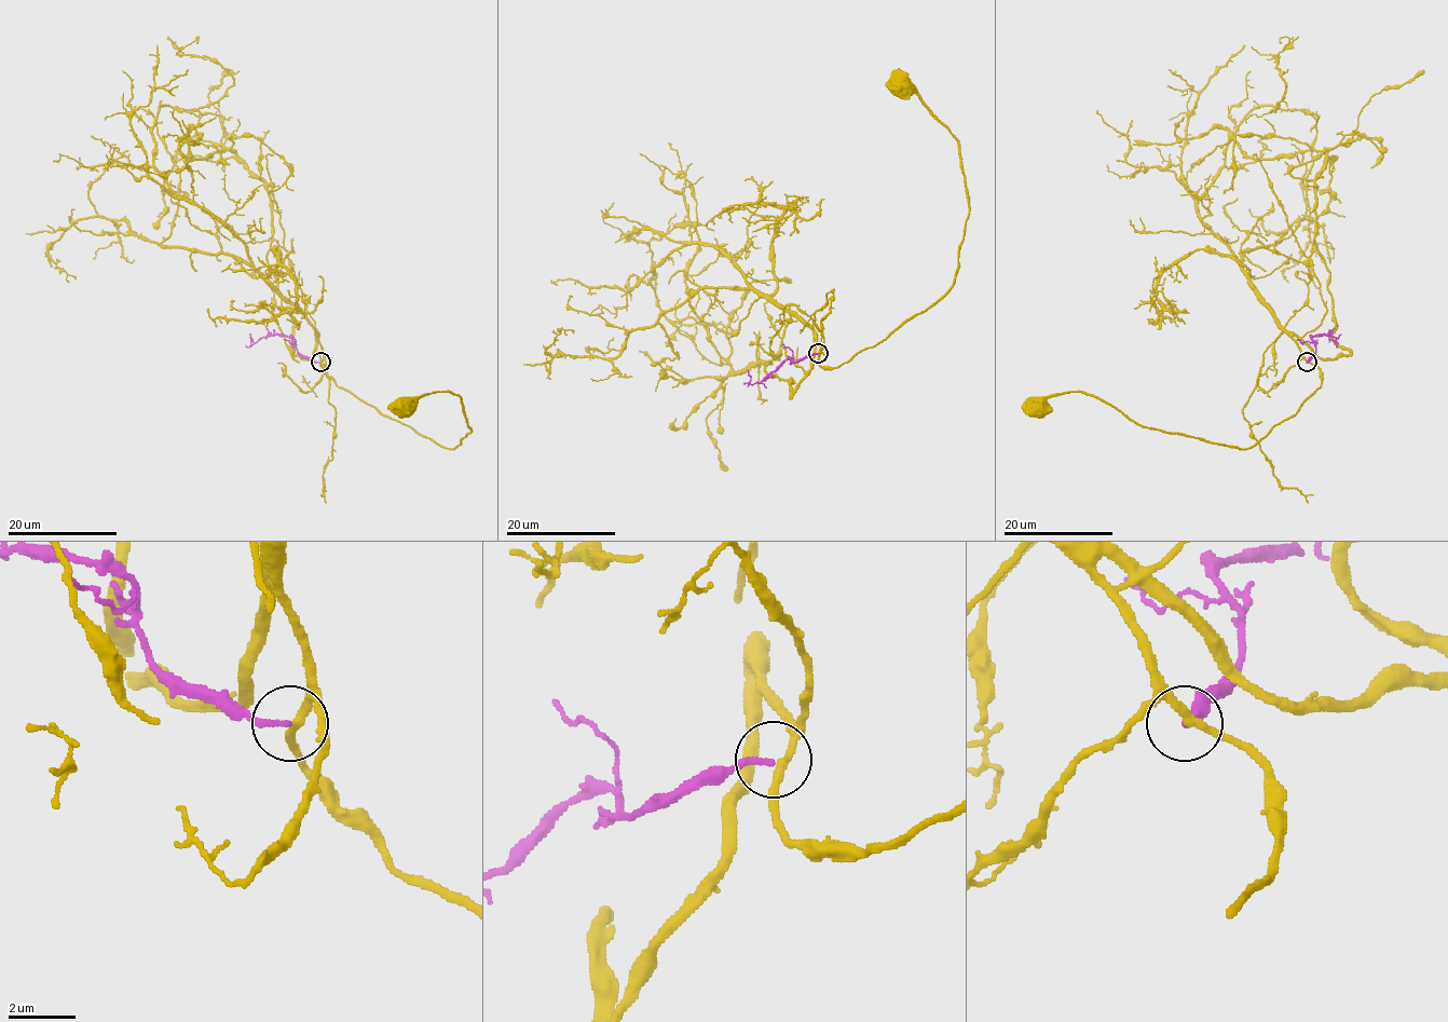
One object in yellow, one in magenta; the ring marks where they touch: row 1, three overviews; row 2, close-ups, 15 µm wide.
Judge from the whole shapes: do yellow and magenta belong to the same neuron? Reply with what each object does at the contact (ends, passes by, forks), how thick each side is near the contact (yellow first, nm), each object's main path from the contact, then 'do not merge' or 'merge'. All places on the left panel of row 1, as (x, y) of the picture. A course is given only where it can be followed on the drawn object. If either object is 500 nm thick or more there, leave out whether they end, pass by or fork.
yellow passes by | magenta ends | 200/170 nm | yellow via (320, 362), (336, 385), (445, 448), (453, 449), (470, 432), (462, 398), (449, 392), (421, 394), (403, 406) | magenta via (319, 362), (309, 360), (298, 352), (291, 337), (268, 335), (251, 342), (249, 334) | merge

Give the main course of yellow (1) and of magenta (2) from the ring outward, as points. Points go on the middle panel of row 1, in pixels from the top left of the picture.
1: (819, 354), (819, 363), (834, 368), (875, 346), (929, 309), (958, 264), (969, 206), (959, 144), (901, 83)
2: (818, 354), (795, 362), (789, 359), (752, 385), (747, 370)

